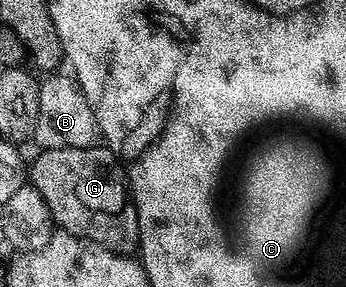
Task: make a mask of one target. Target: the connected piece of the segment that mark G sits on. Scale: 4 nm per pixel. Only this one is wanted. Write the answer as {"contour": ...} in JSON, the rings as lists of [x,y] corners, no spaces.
{"contour":[[[52,148],[39,151],[37,154],[39,156],[35,158],[34,164],[32,160],[29,165],[28,180],[43,195],[51,210],[51,217],[61,231],[119,254],[130,254],[138,248],[138,211],[130,194],[125,167],[109,148]]]}

